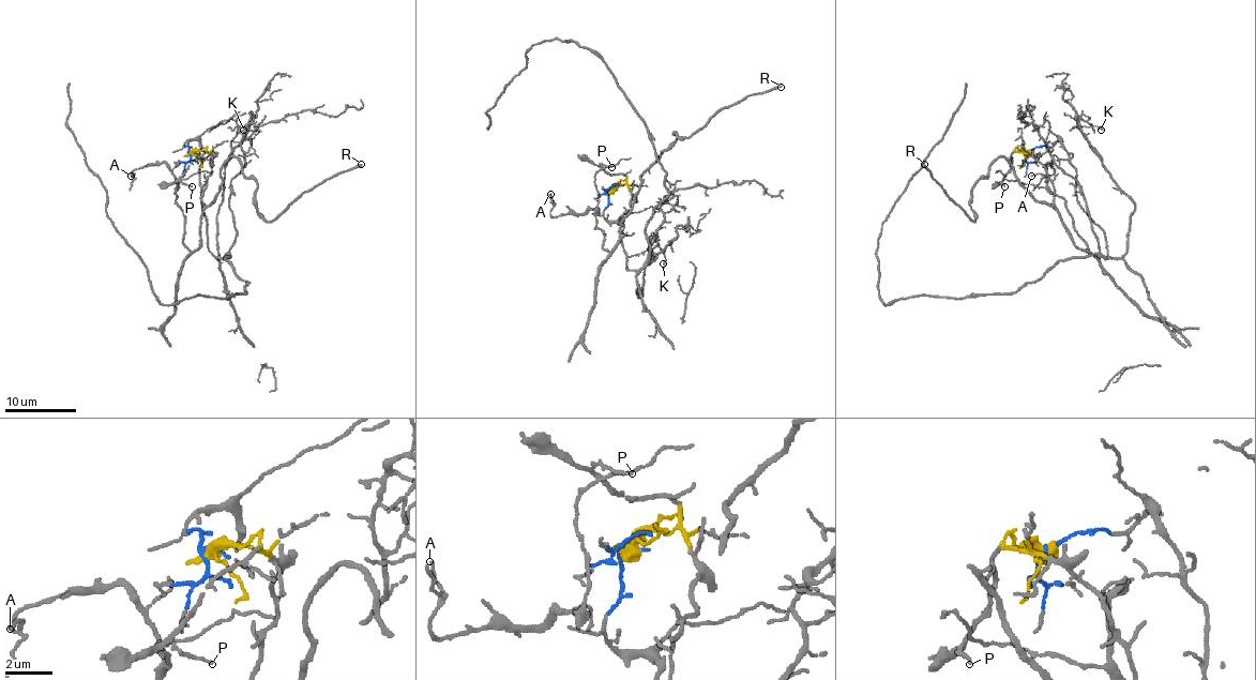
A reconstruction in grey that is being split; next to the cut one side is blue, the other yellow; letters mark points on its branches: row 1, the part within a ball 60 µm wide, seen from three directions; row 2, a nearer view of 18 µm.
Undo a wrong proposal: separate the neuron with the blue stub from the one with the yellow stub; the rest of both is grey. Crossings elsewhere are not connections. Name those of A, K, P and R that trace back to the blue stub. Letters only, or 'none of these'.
K

